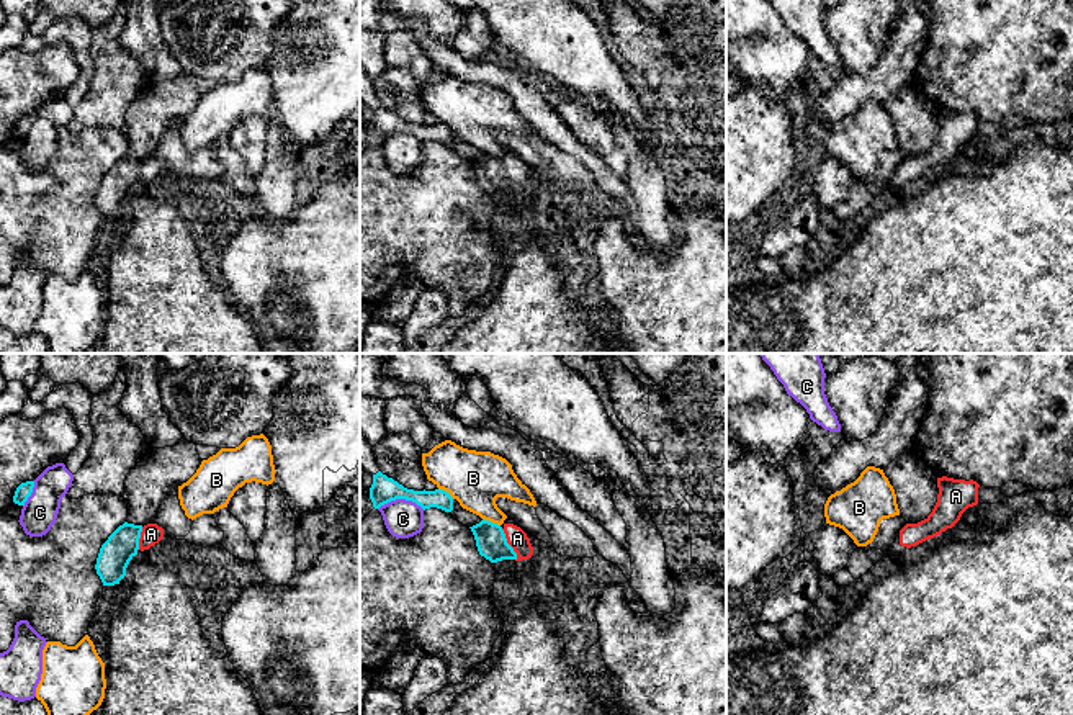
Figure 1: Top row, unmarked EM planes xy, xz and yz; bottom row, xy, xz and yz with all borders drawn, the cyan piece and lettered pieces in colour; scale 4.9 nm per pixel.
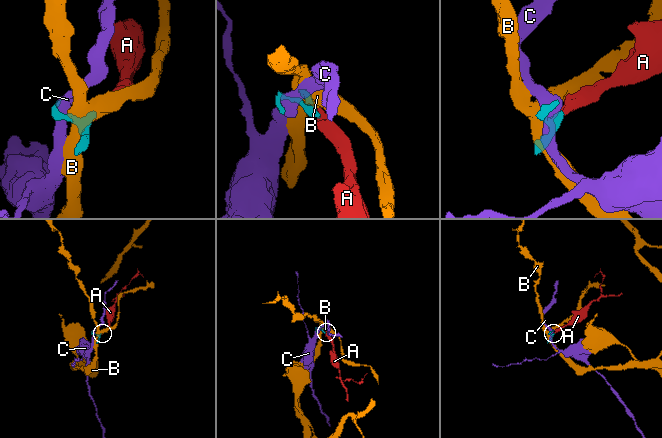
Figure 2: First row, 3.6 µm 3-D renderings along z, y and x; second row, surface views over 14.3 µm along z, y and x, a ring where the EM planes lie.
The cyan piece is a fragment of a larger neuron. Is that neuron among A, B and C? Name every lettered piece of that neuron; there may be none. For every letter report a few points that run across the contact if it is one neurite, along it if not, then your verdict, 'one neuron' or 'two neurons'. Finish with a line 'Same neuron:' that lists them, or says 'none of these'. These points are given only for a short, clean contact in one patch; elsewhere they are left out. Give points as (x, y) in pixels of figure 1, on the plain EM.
A: line xz (491, 175), (509, 179), (517, 172); one neuron
B: two neurons
C: line xz (378, 141), (396, 133), (411, 133), (424, 143); two neurons
Same neuron: A

